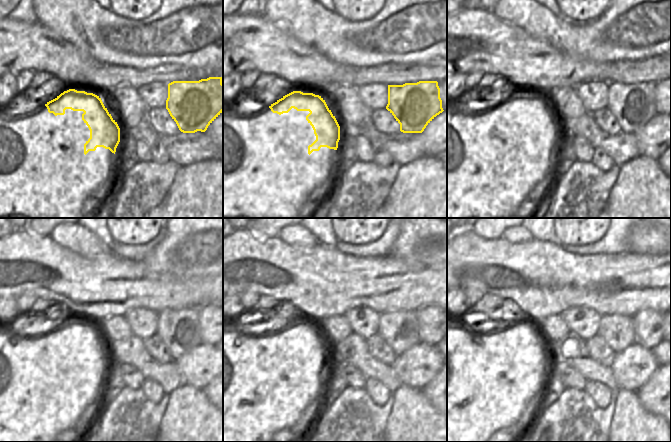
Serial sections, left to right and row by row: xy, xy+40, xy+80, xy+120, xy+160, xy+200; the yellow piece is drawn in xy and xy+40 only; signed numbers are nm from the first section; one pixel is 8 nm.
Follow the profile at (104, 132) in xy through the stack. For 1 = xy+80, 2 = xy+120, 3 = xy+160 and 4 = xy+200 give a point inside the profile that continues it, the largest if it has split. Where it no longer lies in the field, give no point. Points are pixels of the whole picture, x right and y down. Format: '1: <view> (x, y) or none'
1: xy+80 (545, 124)
2: xy+120 (95, 347)
3: xy+160 (316, 346)
4: xy+200 (537, 344)

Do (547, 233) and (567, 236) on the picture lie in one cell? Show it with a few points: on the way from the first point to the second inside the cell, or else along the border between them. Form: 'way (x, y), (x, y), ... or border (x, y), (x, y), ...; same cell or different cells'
border (553, 228), (560, 244); different cells

